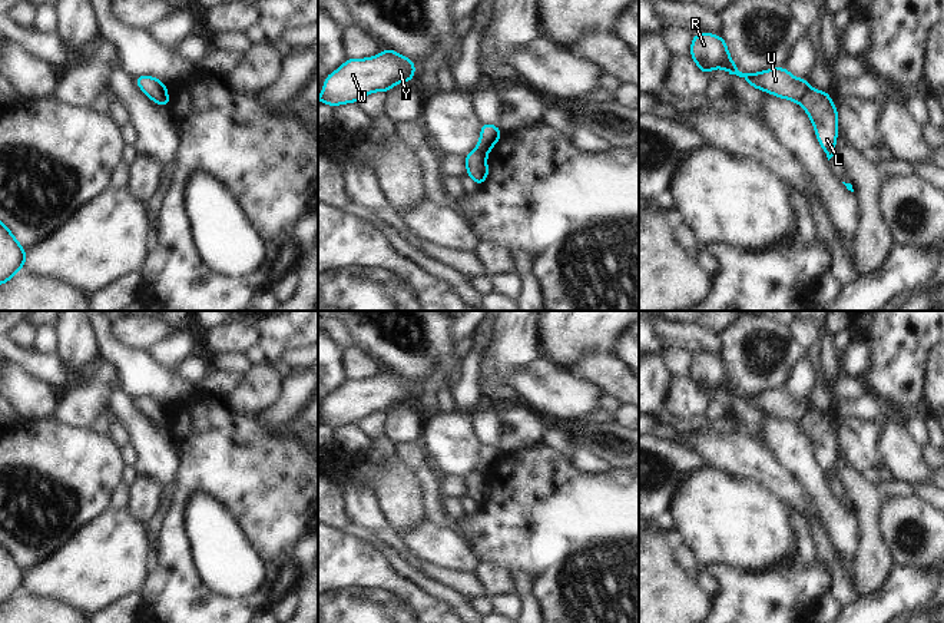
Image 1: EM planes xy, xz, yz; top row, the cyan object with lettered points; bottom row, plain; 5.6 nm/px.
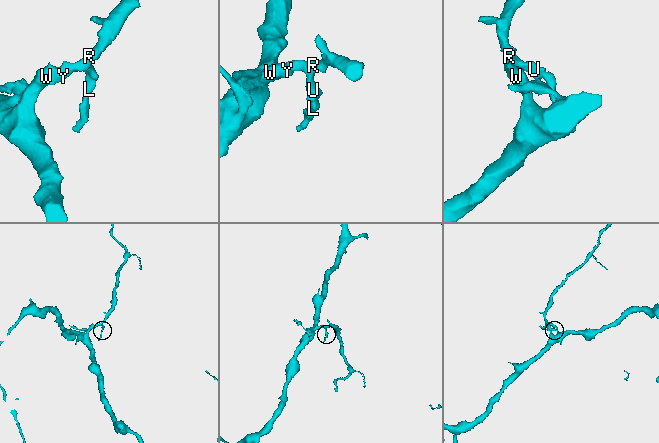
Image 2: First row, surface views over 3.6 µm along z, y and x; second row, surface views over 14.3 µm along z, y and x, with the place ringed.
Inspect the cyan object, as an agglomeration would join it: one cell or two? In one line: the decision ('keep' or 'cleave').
cleave

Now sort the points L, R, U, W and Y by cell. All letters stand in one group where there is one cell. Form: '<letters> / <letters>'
L / R U W Y

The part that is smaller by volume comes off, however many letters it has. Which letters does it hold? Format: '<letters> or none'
L

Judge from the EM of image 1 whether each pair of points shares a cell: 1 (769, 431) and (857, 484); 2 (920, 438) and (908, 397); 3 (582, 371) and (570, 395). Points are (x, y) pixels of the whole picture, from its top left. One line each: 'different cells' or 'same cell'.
1: different cells
2: different cells
3: different cells

